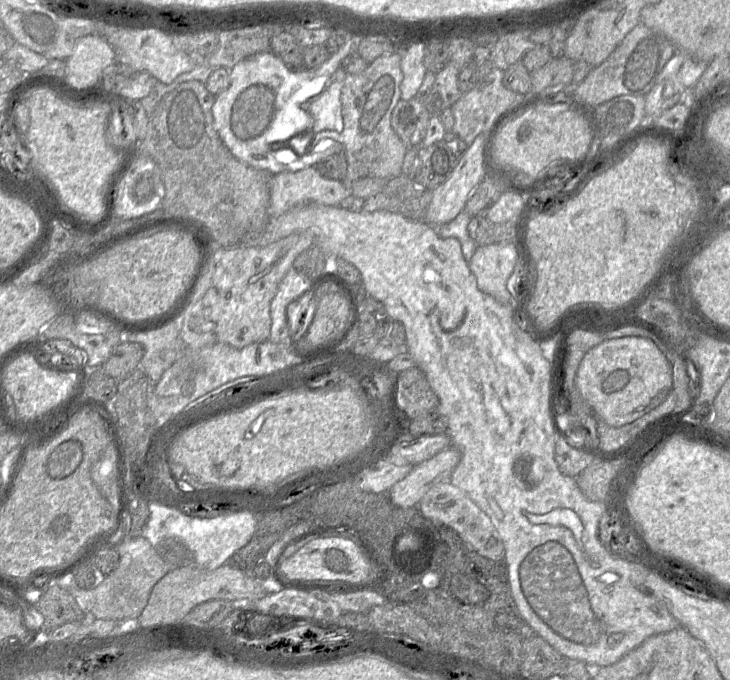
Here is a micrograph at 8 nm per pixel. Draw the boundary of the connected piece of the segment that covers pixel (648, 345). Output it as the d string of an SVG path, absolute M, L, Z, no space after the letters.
M621 337L604 341L582 359L576 385L596 417L611 427L622 427L656 408L672 388L672 366L652 339Z

